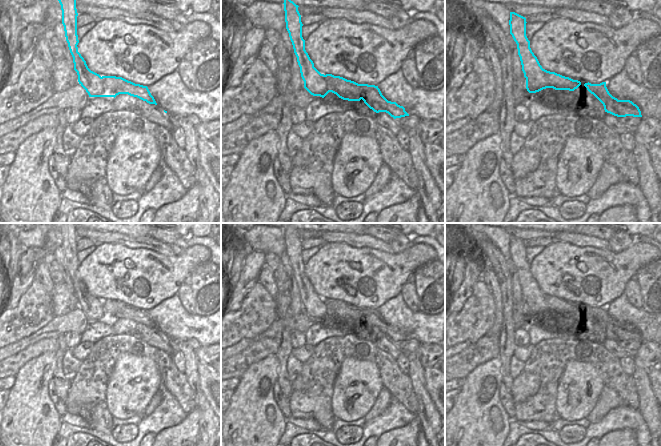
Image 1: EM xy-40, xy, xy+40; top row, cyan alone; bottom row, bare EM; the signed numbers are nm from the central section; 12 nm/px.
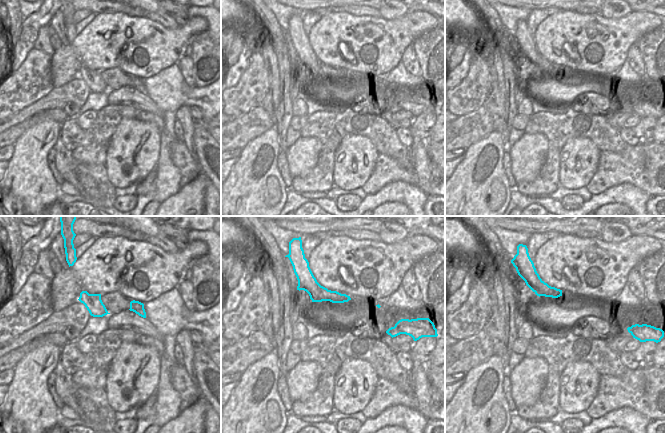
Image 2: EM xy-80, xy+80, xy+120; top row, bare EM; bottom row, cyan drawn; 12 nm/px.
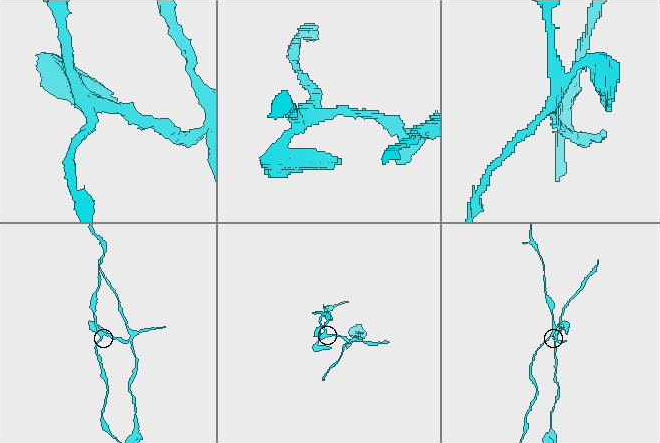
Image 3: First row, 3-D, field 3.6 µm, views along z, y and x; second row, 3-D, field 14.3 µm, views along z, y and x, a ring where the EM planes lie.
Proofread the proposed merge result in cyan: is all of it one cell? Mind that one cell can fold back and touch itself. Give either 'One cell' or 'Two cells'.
Two cells

